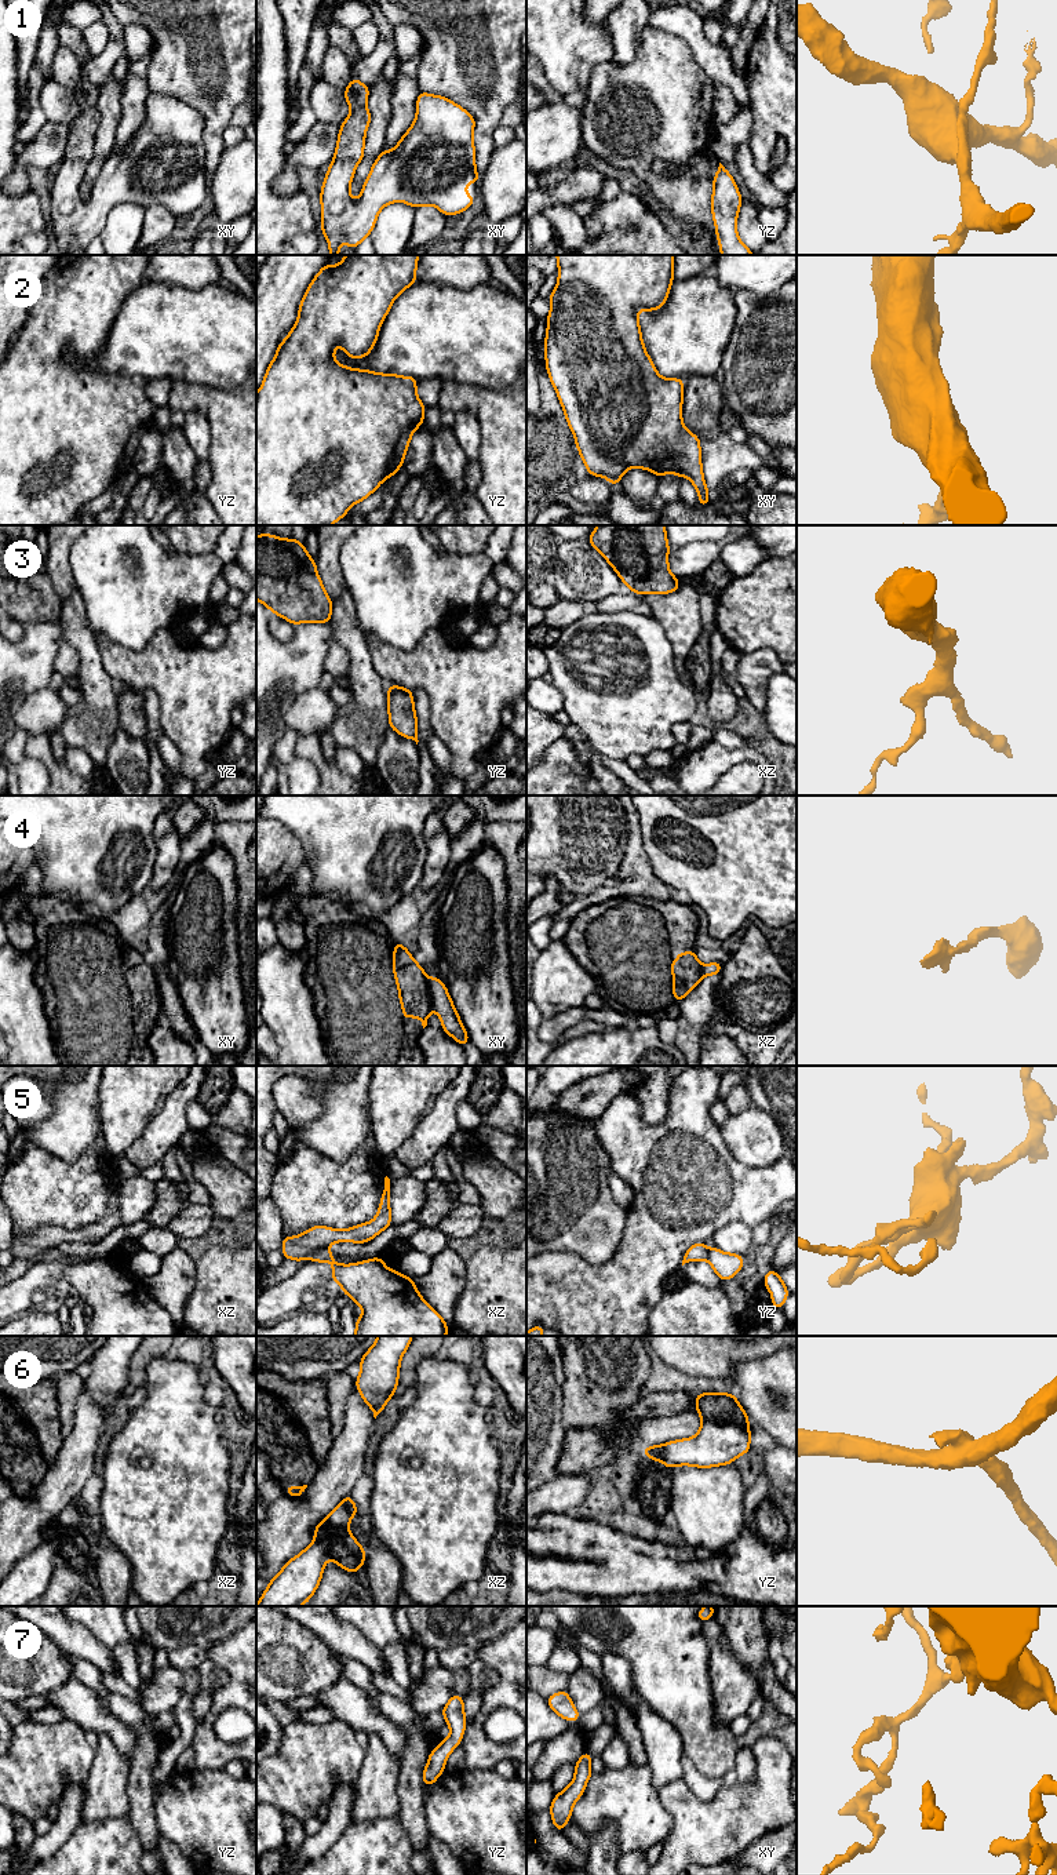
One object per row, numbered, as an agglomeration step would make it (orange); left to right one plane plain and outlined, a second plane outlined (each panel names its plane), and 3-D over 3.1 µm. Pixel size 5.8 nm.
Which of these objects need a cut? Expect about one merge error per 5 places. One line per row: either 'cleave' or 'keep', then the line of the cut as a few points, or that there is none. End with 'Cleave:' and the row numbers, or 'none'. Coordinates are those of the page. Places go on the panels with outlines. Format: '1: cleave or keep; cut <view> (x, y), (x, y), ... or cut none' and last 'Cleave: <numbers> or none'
1: keep; cut none
2: keep; cut none
3: keep; cut none
4: cleave; cut xy (427, 983), (432, 1007)
5: cleave; cut yz (709, 1249), (706, 1259)
6: cleave; cut yz (702, 1416), (718, 1423), (735, 1423), (748, 1431)
7: keep; cut none
Cleave: 4, 5, 6

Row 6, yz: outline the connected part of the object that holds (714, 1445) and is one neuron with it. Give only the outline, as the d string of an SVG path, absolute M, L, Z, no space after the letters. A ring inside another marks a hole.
M701 1417L701 1427L693 1438L670 1441L664 1445L644 1448L650 1460L661 1461L666 1467L693 1466L699 1468L732 1464L747 1453L751 1432L733 1423L718 1424Z

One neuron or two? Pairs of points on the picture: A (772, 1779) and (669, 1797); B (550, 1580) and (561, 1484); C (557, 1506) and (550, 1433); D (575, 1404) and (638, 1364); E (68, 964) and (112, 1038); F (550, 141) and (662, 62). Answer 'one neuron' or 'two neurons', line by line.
A: one neuron
B: two neurons
C: one neuron
D: one neuron
E: one neuron
F: two neurons

